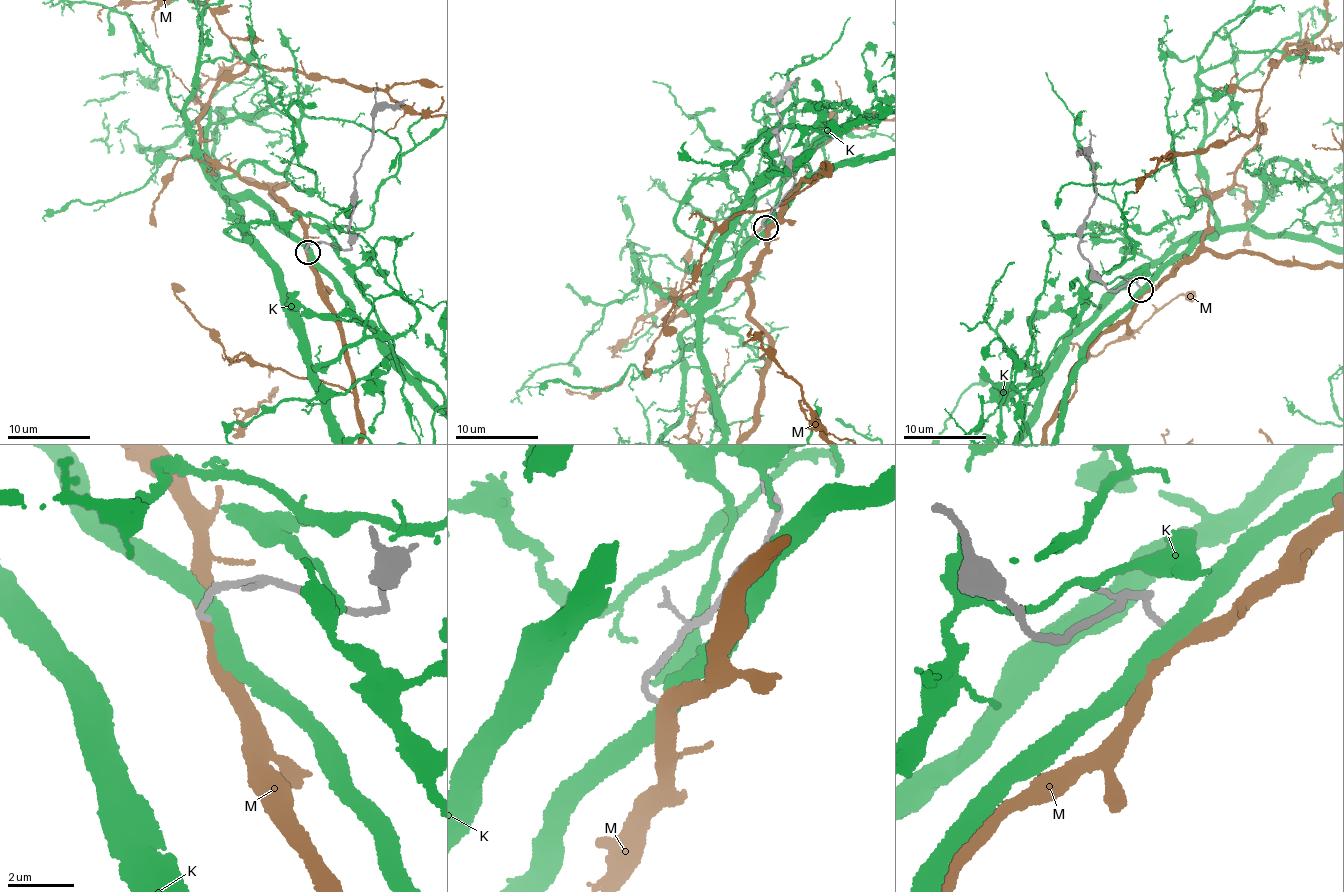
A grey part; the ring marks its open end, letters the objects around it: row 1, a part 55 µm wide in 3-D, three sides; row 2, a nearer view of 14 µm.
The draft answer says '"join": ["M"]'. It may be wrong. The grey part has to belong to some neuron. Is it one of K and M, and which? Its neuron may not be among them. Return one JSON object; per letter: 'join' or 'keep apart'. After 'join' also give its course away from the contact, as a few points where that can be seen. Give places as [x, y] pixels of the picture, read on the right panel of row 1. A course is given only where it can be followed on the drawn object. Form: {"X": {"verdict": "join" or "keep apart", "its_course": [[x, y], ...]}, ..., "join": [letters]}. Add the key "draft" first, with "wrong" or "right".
{"draft": "right", "K": {"verdict": "keep apart"}, "M": {"verdict": "join"}, "join": ["M"]}

